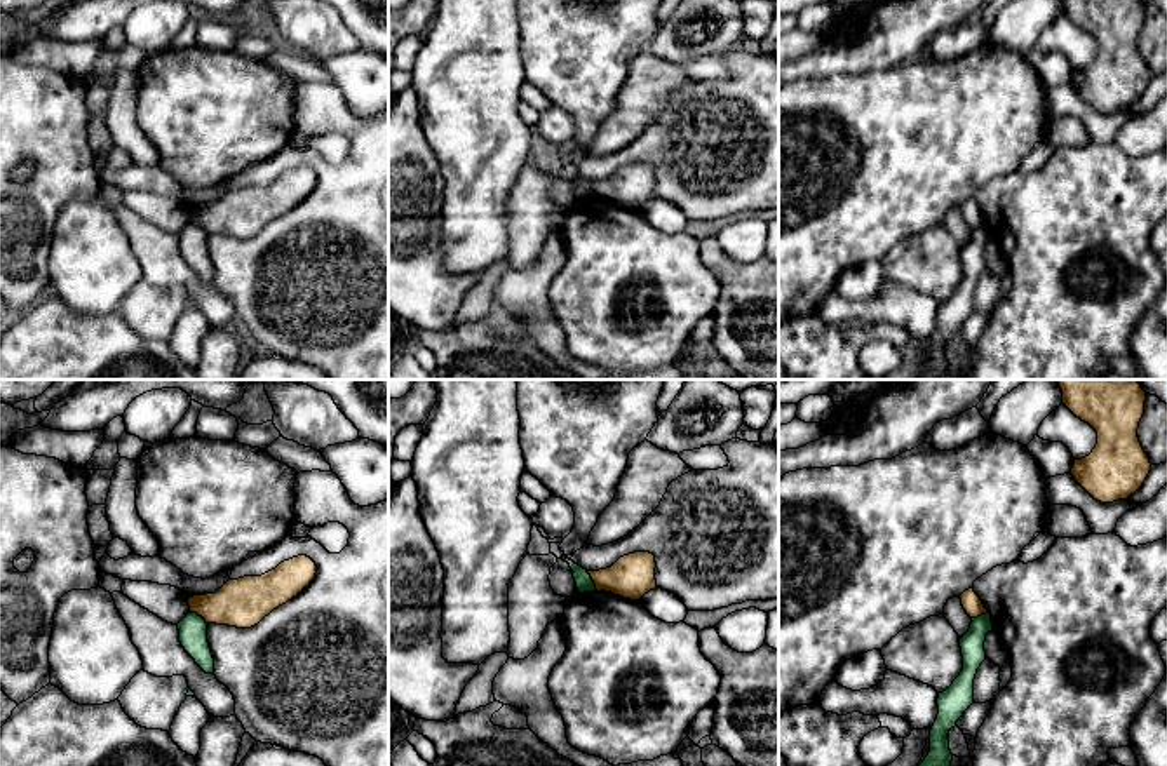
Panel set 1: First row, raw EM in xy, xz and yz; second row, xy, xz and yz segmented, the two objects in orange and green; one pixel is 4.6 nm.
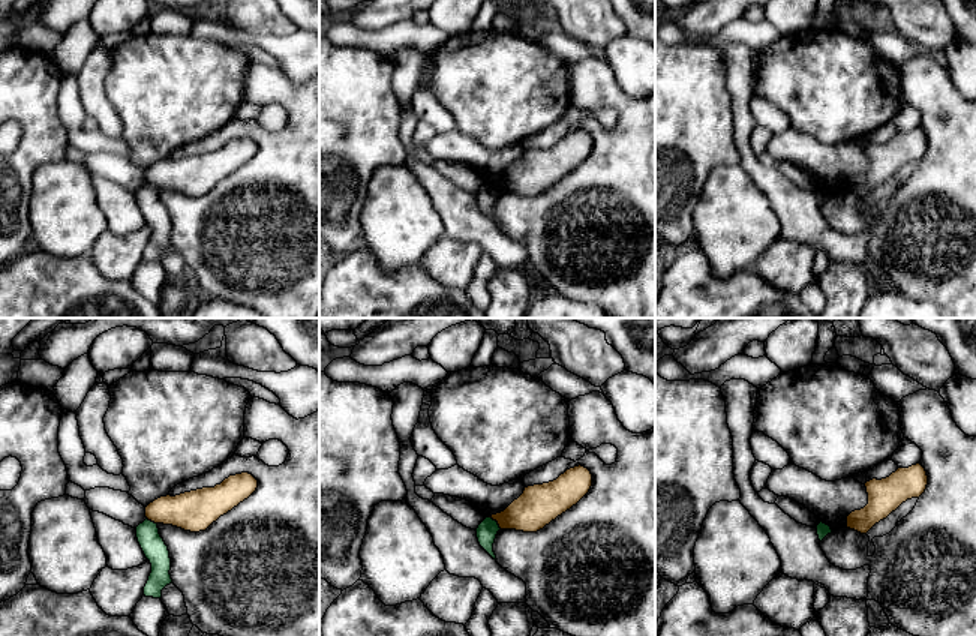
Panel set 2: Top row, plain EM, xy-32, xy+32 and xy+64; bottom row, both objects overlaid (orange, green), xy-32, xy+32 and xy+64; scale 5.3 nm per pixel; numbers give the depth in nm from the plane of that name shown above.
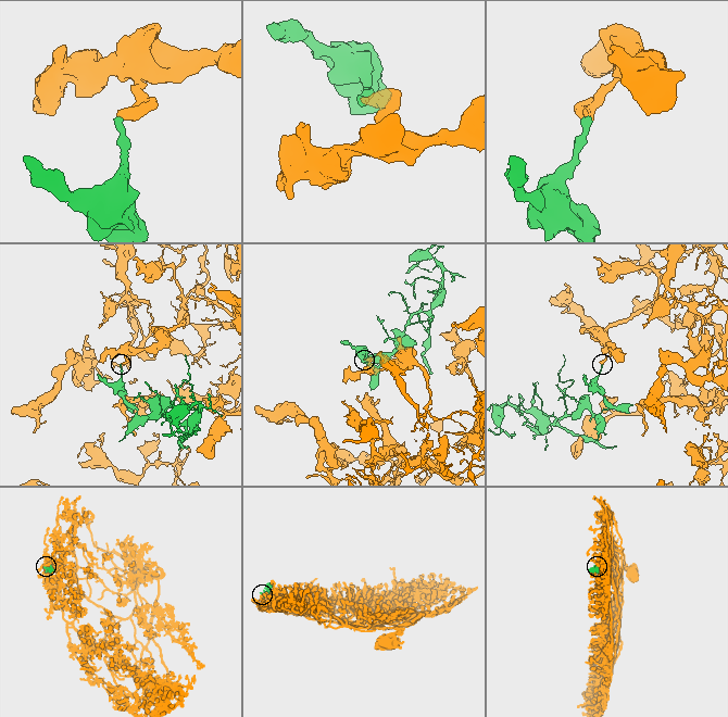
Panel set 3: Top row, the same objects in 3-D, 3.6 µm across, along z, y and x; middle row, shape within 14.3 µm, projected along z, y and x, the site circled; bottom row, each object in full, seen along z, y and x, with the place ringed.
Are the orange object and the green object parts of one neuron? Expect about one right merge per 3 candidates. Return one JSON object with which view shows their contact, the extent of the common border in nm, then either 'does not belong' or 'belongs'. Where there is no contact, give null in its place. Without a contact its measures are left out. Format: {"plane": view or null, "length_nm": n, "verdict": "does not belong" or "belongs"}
{"plane": "xy", "length_nm": 100, "verdict": "does not belong"}

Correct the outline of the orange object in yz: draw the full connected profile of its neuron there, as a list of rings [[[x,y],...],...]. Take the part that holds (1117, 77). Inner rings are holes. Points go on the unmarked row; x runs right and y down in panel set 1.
[[[1062,0],[1062,14],[1097,42],[1096,57],[1069,84],[1101,113],[1127,110],[1151,80],[1137,47],[1144,10],[1144,0]]]

